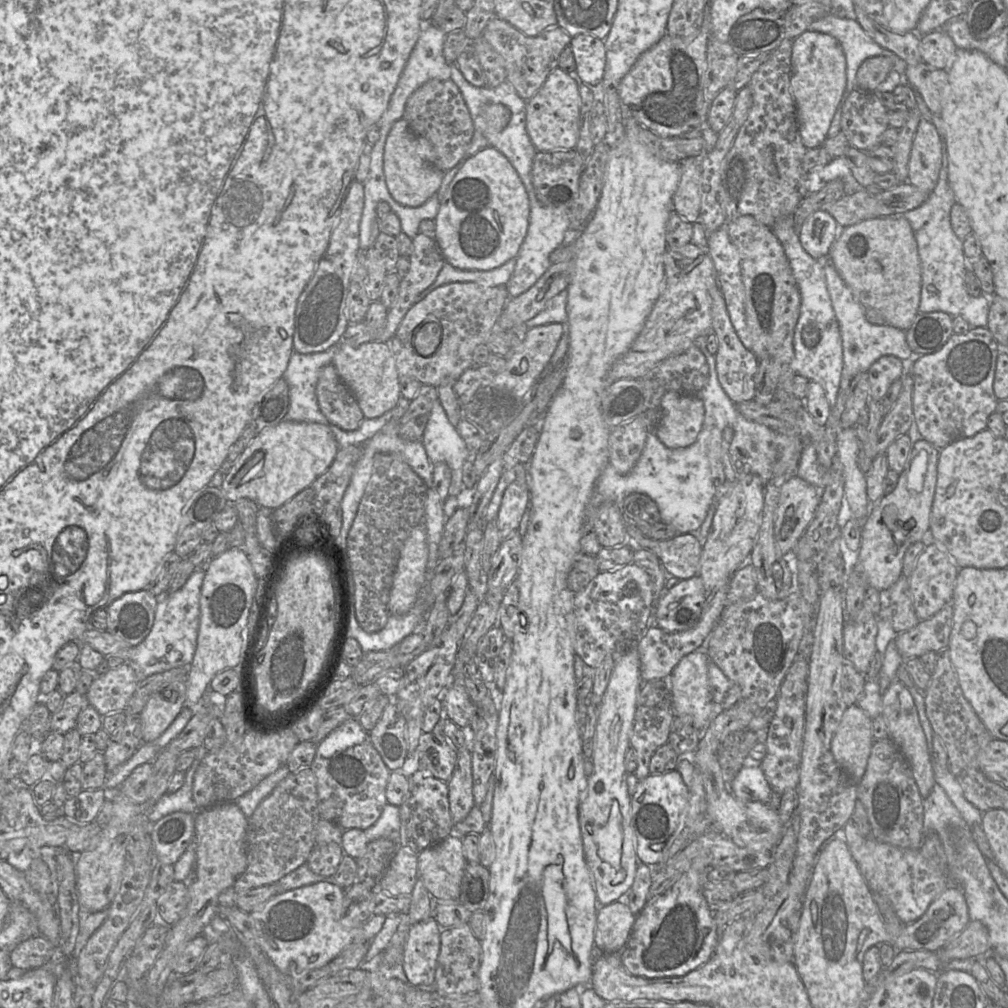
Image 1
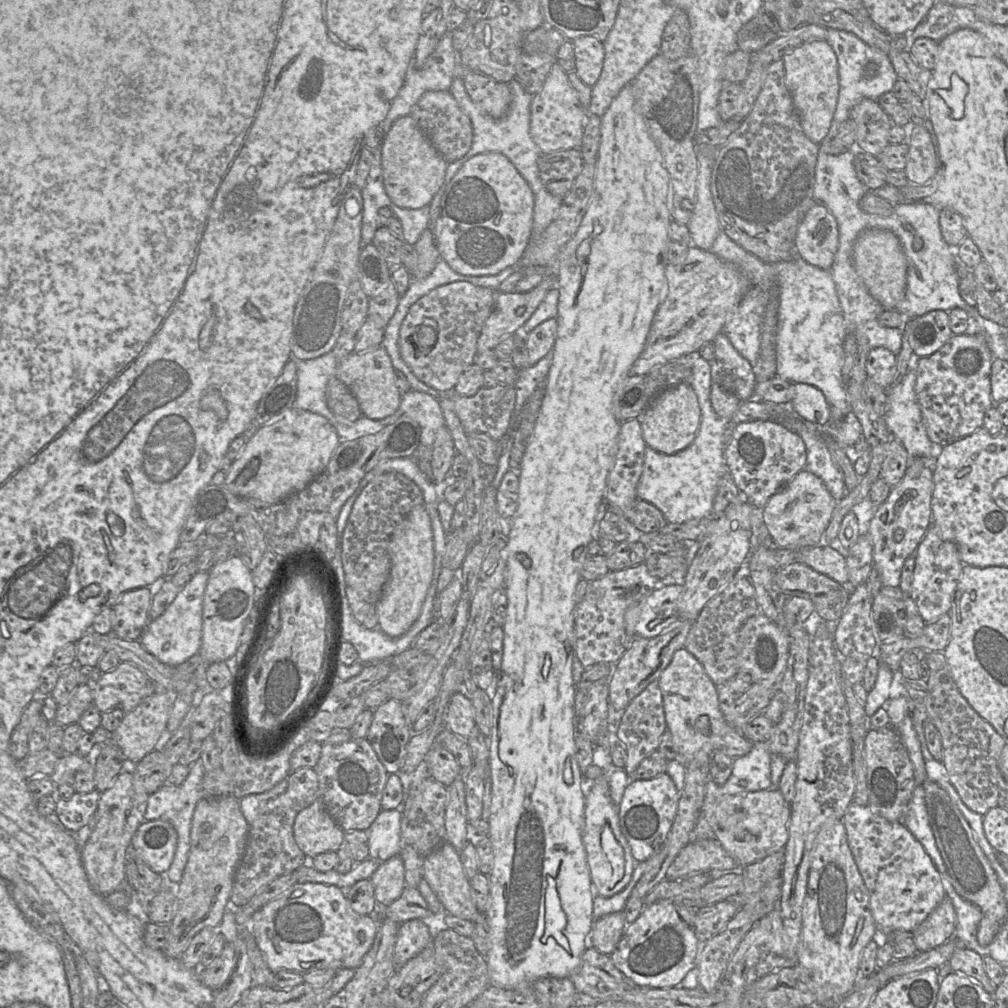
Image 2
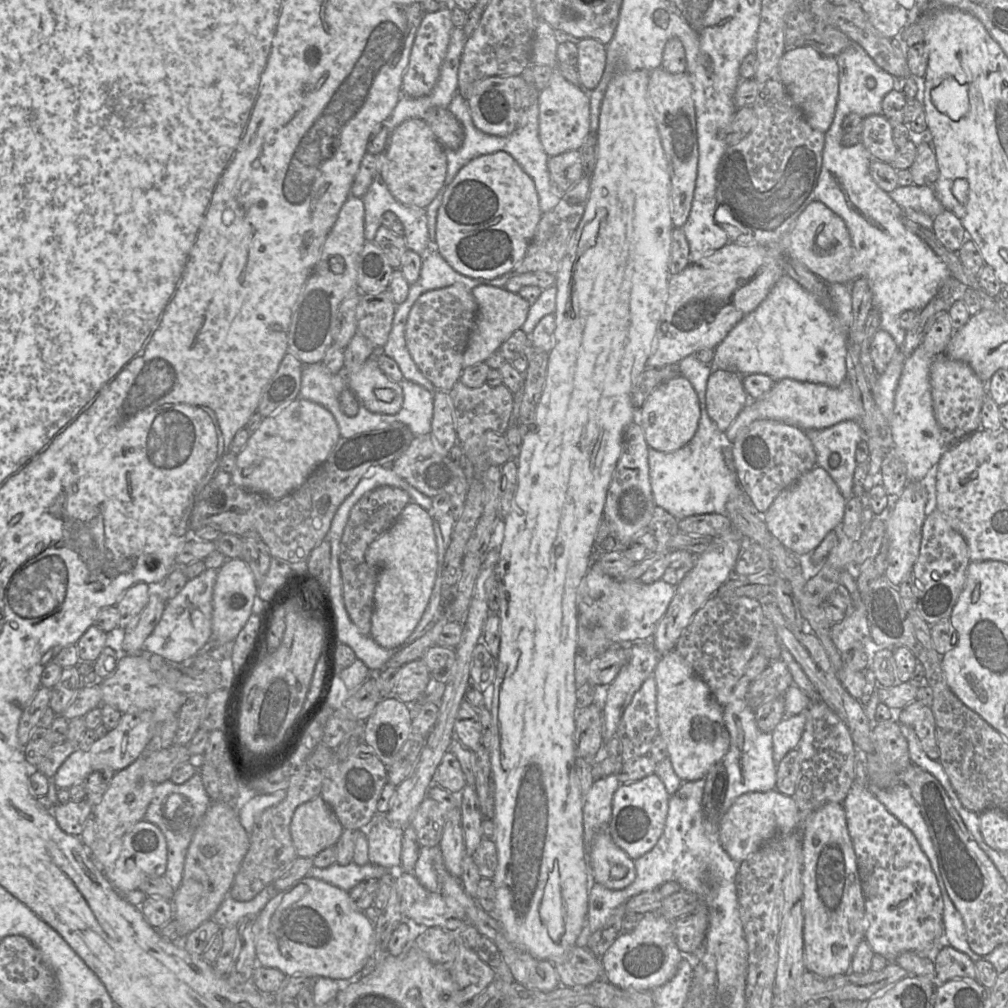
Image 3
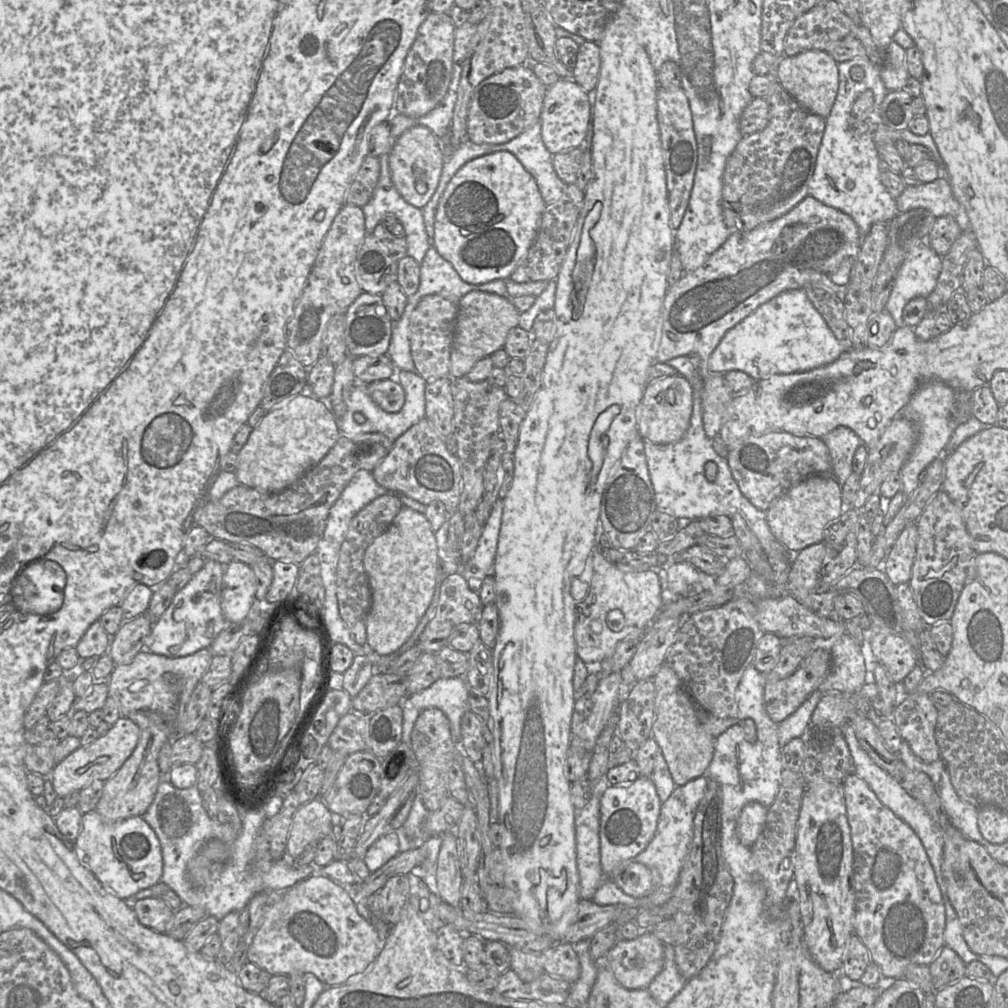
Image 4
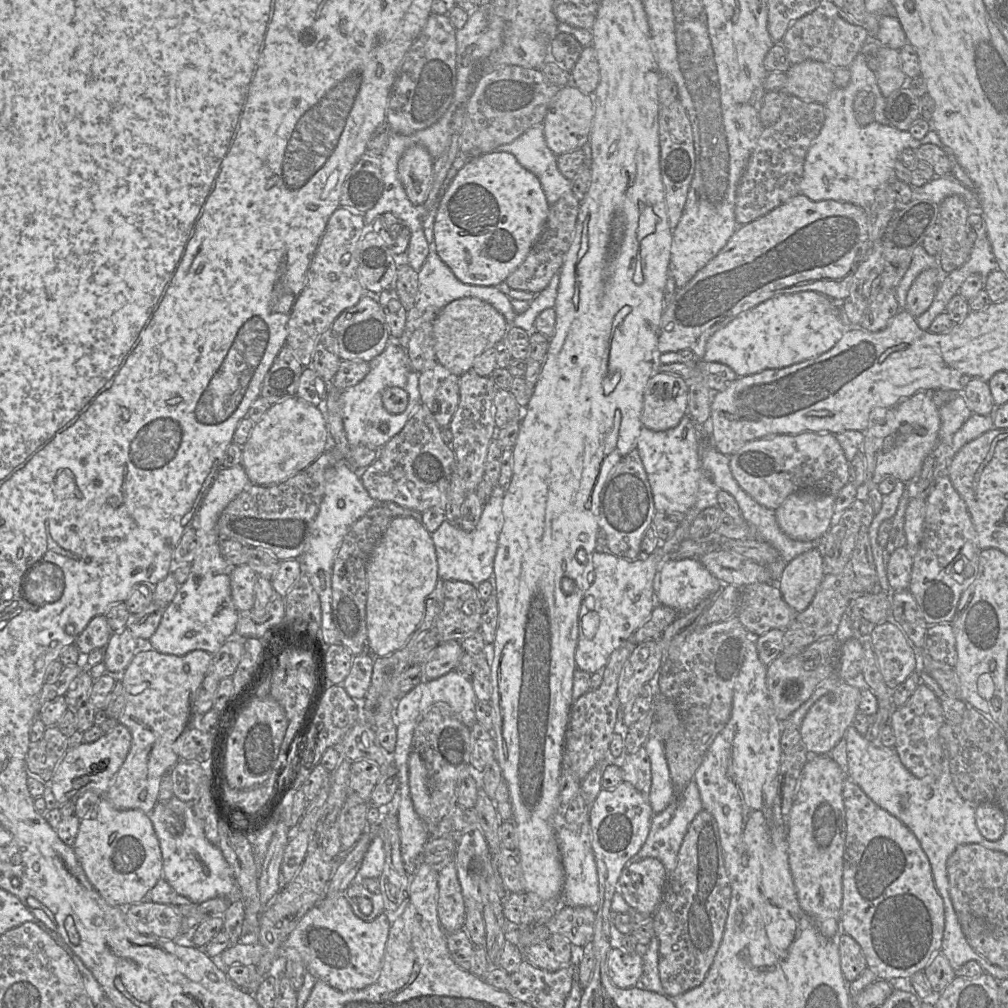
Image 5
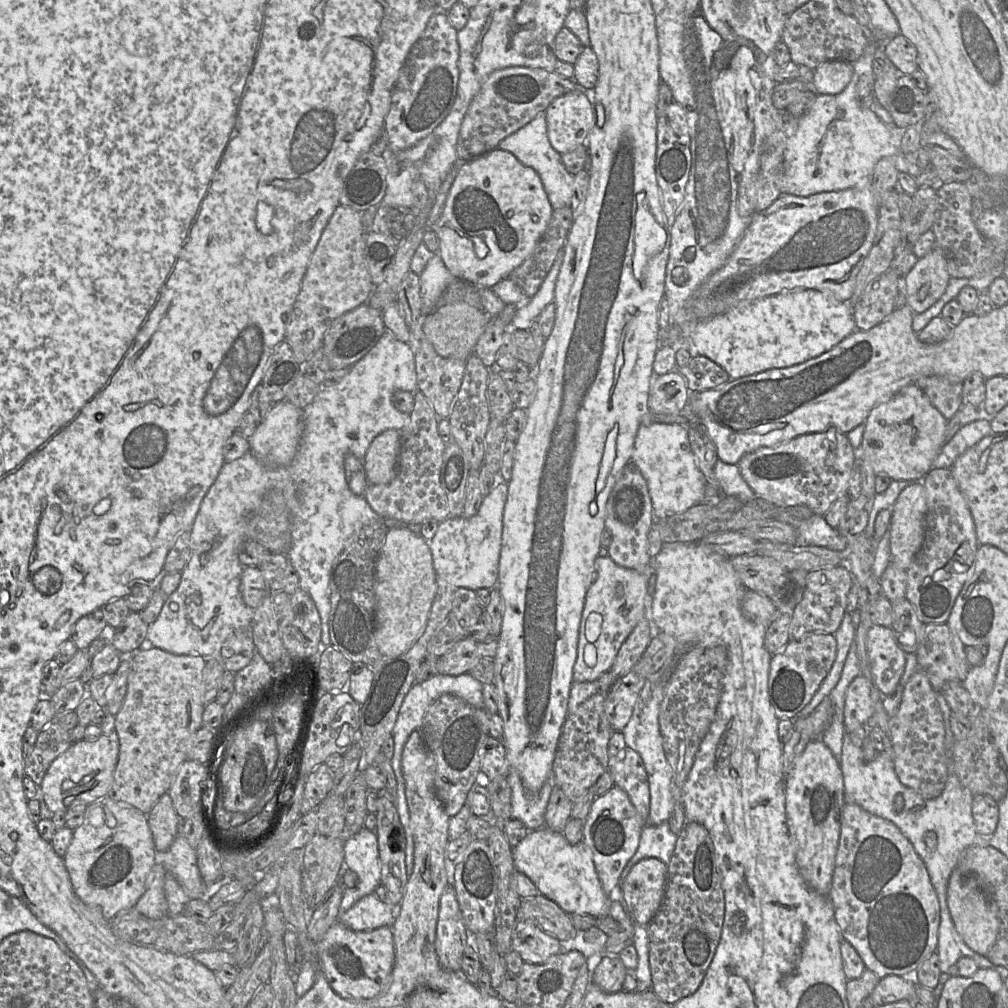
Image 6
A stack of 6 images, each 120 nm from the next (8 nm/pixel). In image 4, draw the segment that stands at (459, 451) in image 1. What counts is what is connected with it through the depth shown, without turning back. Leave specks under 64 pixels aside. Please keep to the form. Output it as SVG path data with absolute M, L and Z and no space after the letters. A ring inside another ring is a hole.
M396 370L395 376L390 378L398 382L405 393L405 402L402 409L397 413L390 413L394 420L390 425L389 436L395 441L404 434L411 426L425 418L425 387L427 382L417 373Z

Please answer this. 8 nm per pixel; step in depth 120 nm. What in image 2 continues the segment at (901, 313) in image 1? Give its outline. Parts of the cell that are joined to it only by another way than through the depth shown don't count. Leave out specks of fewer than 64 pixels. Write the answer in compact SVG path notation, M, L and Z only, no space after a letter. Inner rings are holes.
M867 230L856 240L853 262L869 293L886 310L895 310L906 293L908 262L898 237L885 230Z

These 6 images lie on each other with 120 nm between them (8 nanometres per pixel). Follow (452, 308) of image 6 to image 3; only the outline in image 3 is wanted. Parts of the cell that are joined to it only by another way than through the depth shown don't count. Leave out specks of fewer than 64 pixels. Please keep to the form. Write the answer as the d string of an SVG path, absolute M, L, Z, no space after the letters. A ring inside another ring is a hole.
M490 285L476 286L471 293L478 304L478 312L474 328L469 337L463 355L463 367L473 366L484 362L492 353L500 350L502 343L526 321L530 303L517 293L510 292L504 287Z

